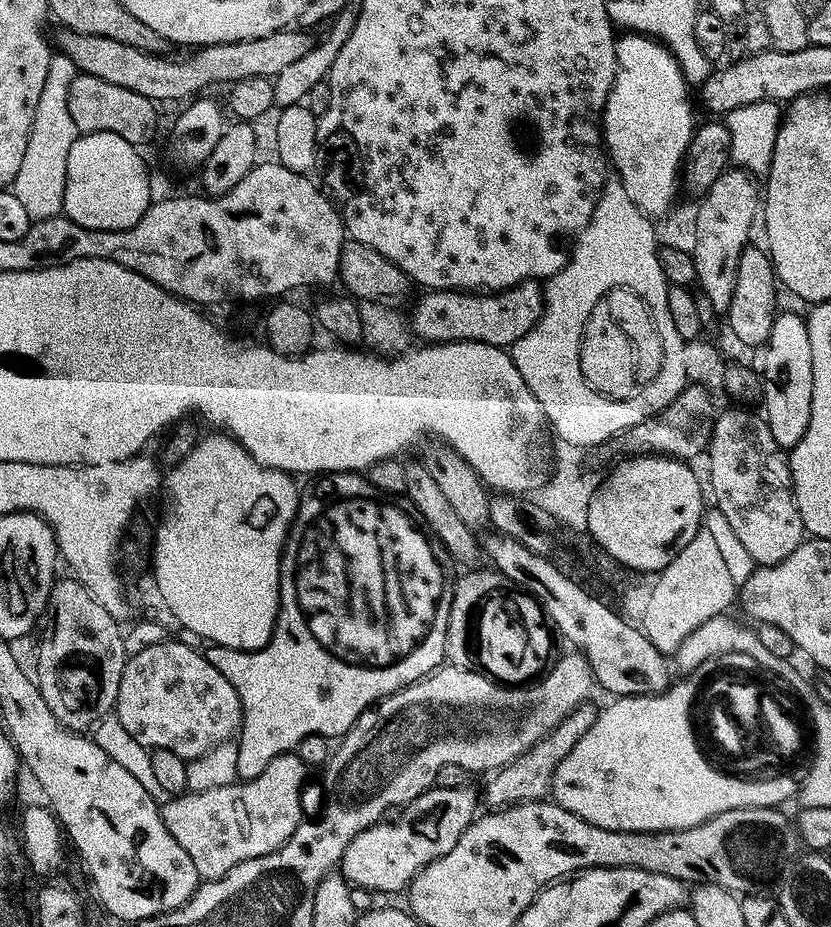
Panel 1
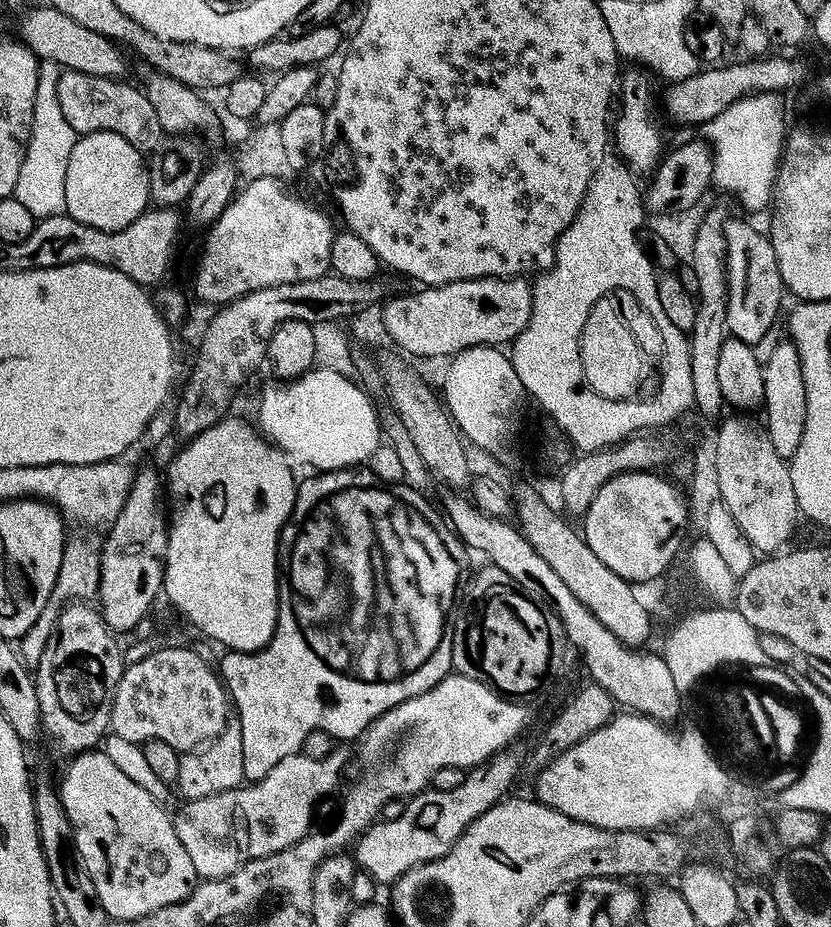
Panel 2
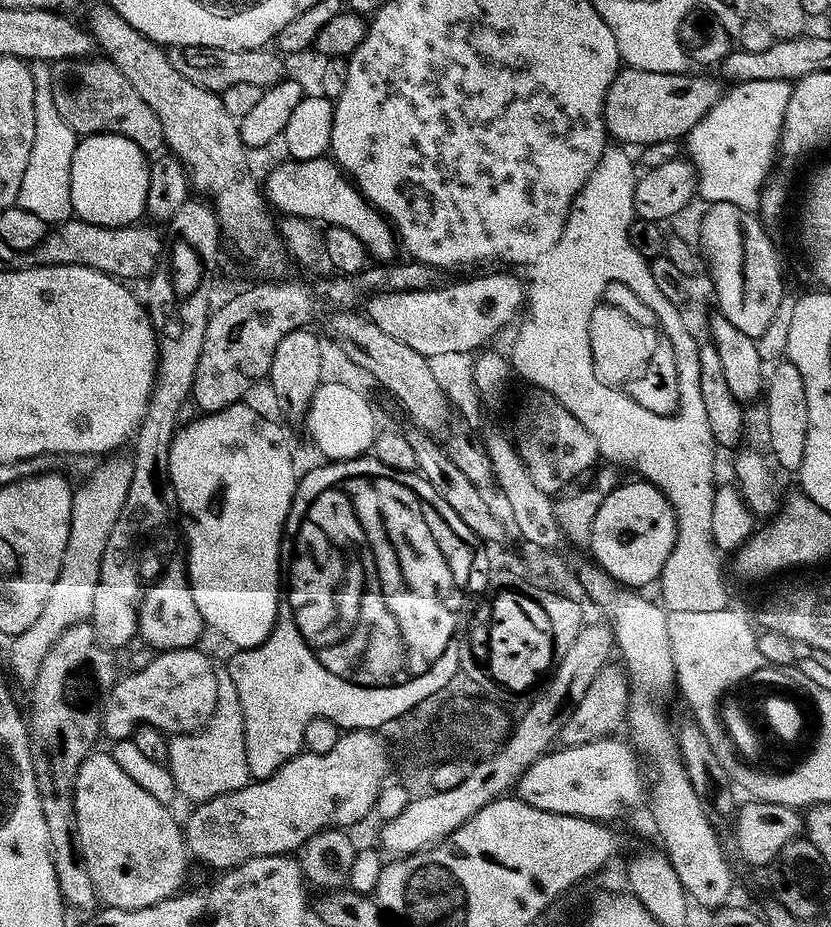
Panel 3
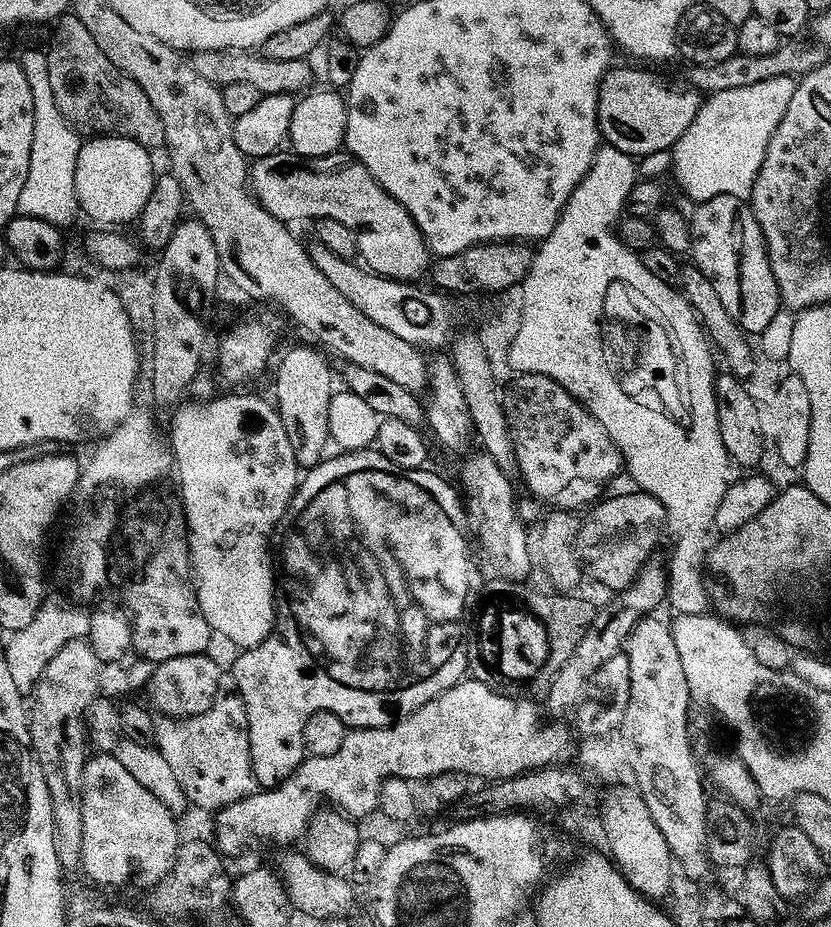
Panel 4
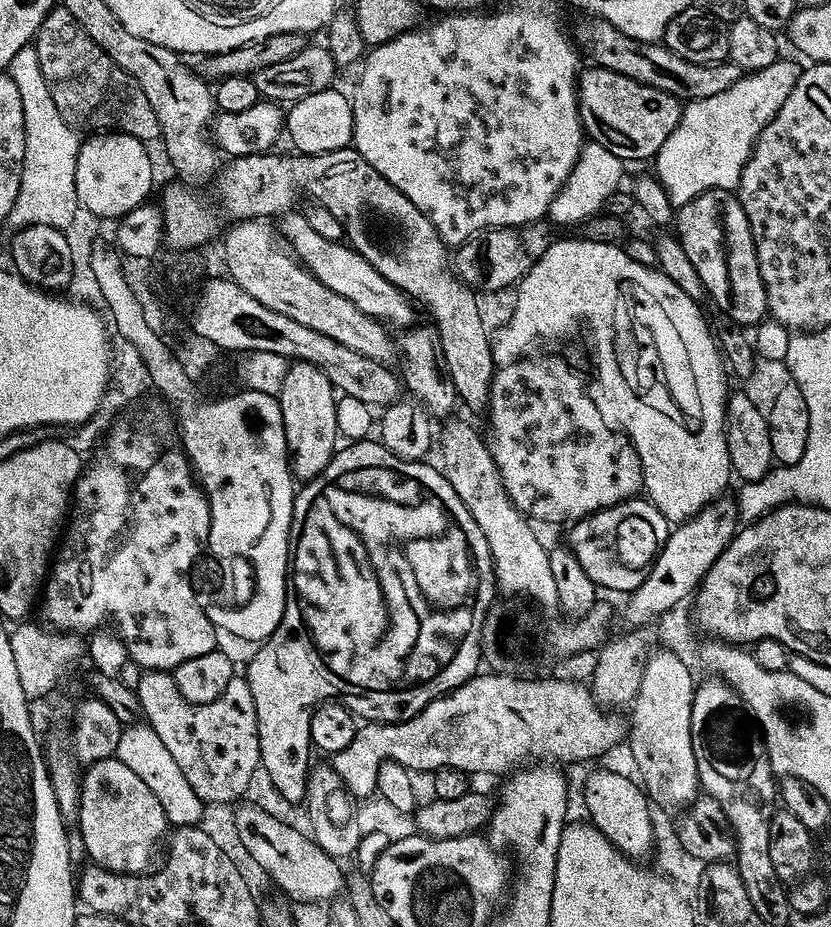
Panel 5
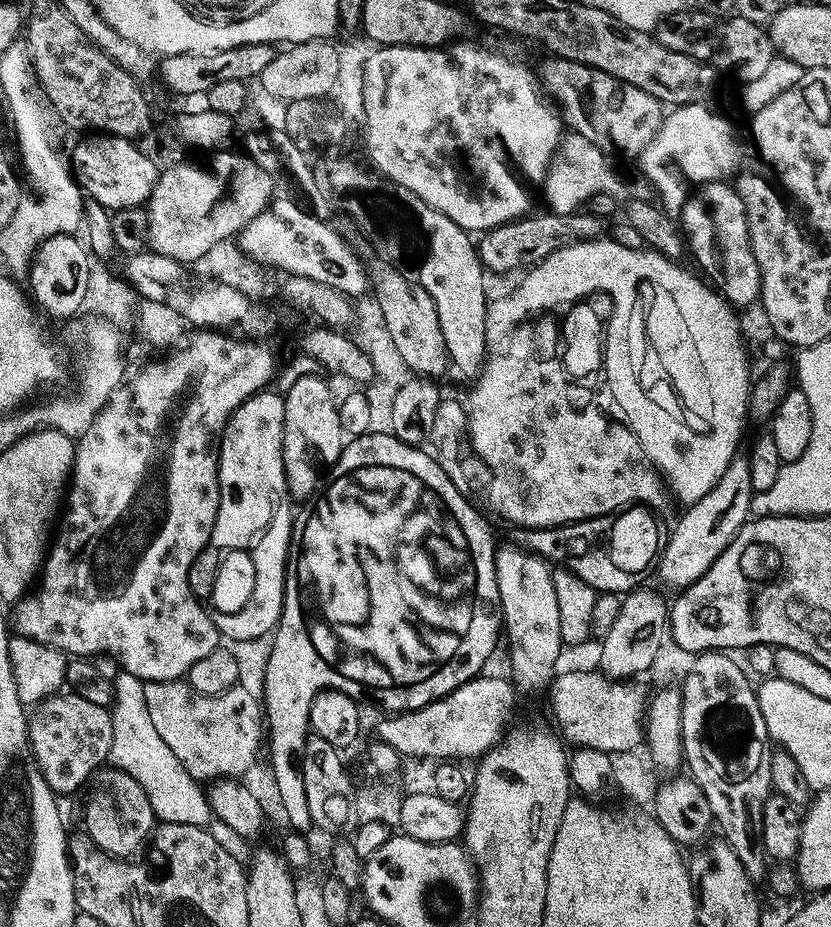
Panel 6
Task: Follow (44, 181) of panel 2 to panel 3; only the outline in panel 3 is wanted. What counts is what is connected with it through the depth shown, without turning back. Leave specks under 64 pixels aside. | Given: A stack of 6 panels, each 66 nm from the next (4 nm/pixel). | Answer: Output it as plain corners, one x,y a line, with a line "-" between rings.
47,63
31,65
34,78
34,146
30,150
30,162
26,162
26,174
22,174
22,186
18,190
17,205
30,214
38,214
45,225
64,223
73,215
70,202
70,162
78,143
78,135
66,124
54,106
52,93
52,69

